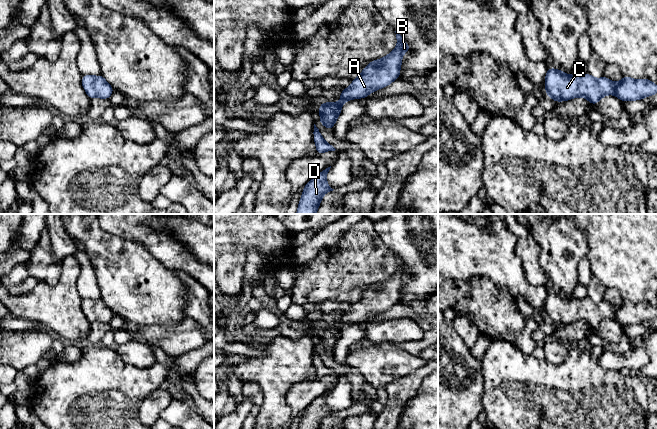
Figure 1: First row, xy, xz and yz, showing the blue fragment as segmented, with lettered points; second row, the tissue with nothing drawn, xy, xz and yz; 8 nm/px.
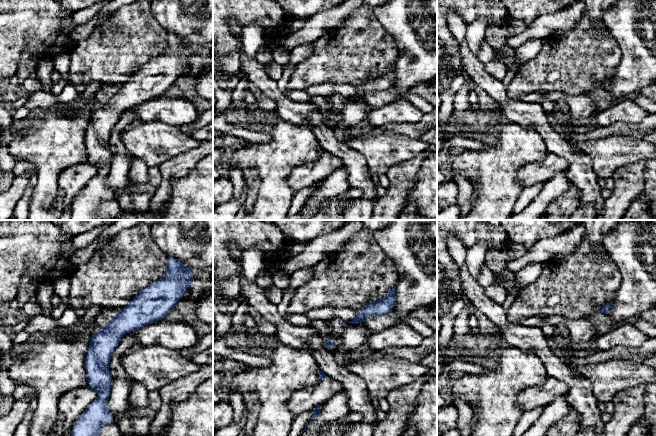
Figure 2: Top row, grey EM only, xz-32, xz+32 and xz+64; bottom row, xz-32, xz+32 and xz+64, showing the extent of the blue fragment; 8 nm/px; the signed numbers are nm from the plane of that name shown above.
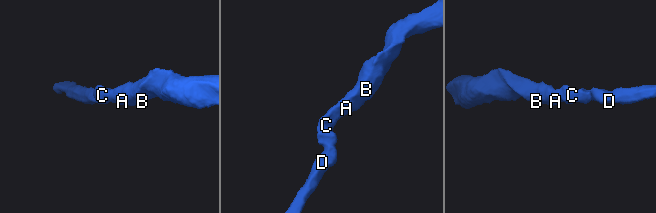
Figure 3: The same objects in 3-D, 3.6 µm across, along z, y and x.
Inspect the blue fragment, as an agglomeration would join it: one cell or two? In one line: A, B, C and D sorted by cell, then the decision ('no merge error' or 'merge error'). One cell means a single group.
A B C D; no merge error

